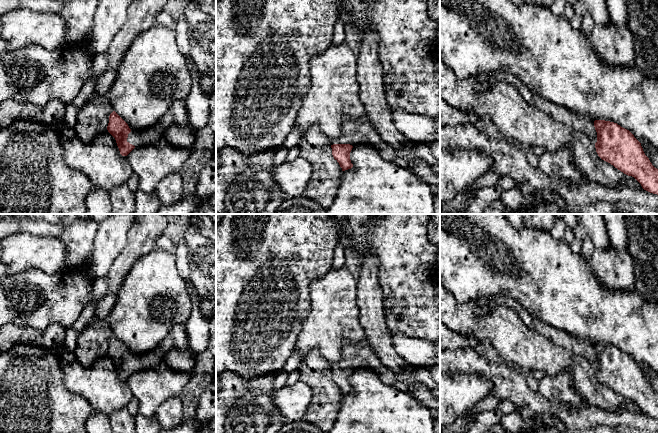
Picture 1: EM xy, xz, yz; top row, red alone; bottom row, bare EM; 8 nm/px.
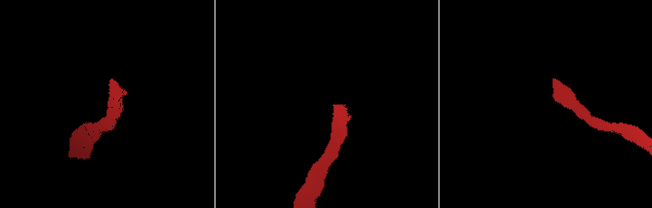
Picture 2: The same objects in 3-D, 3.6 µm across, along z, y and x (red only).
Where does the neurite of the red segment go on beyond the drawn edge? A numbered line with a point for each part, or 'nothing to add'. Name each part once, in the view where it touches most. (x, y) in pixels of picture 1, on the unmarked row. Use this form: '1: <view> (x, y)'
1: yz (573, 343)

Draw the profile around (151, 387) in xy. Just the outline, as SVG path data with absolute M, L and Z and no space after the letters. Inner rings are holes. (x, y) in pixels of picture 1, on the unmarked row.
M161 362L153 368L139 368L127 379L128 386L139 401L139 413L147 418L172 397L180 397L191 377L190 372L176 371Z

